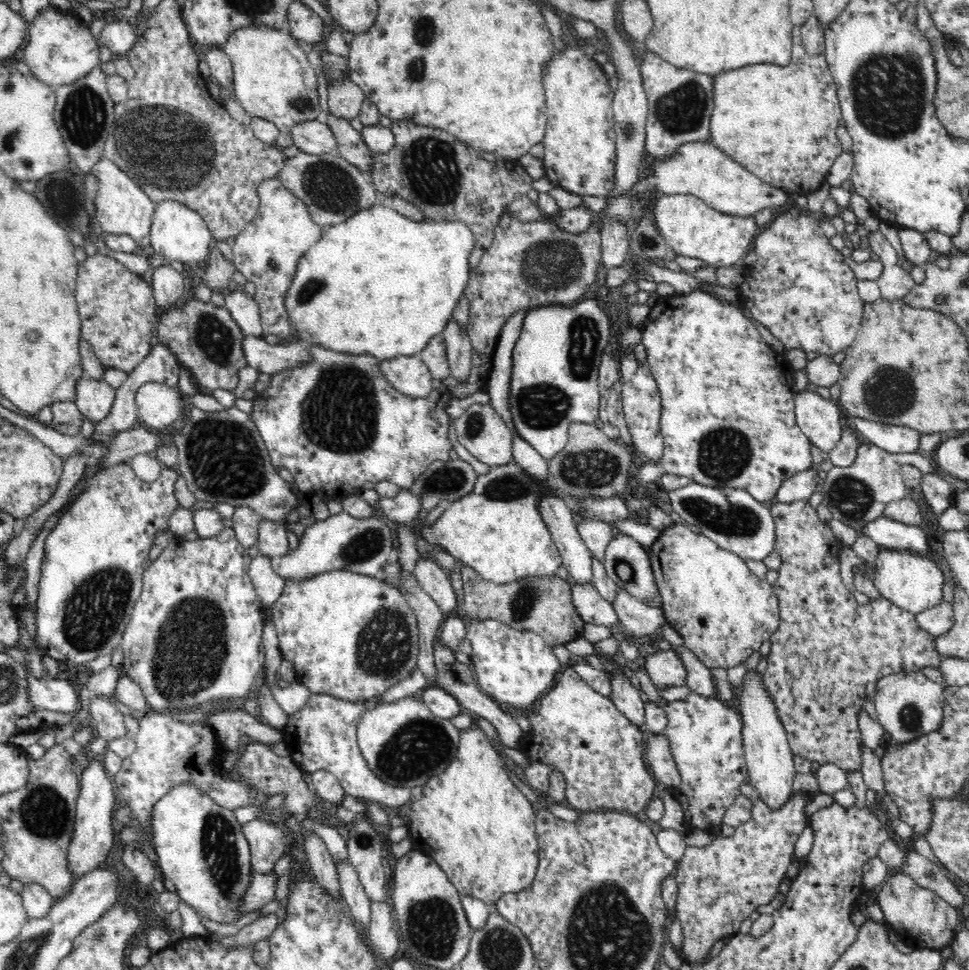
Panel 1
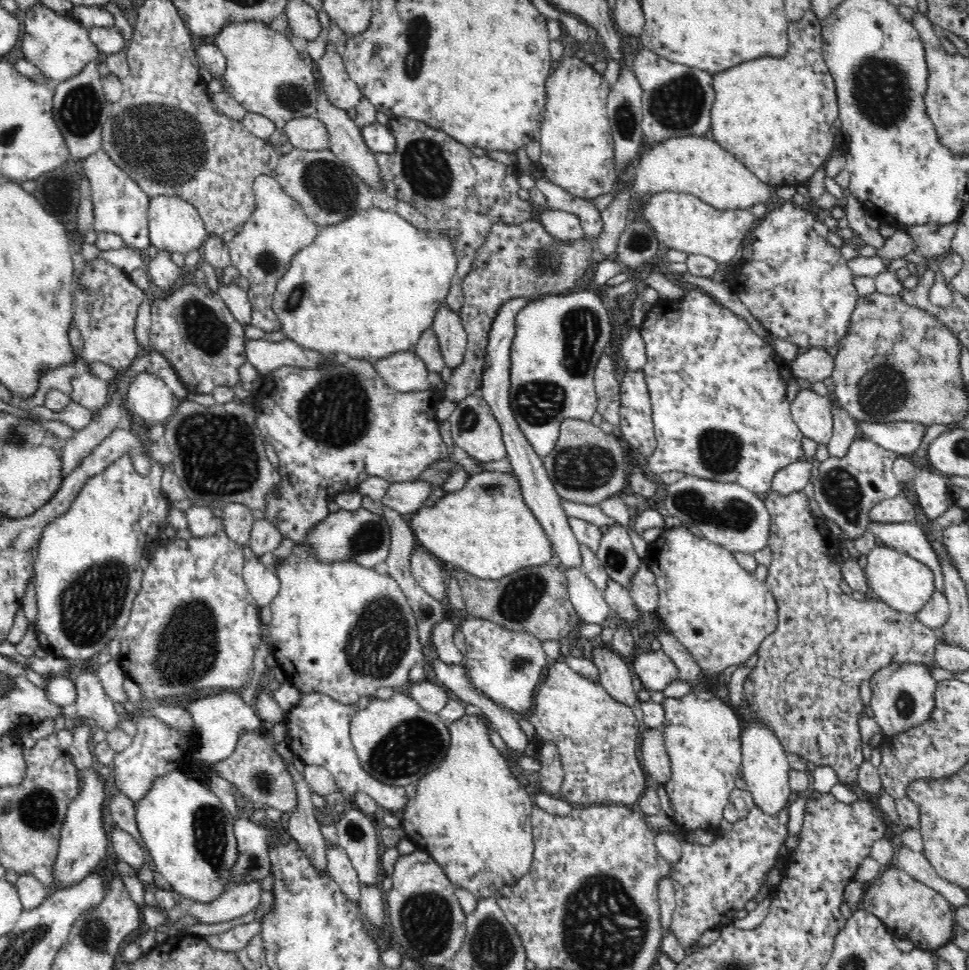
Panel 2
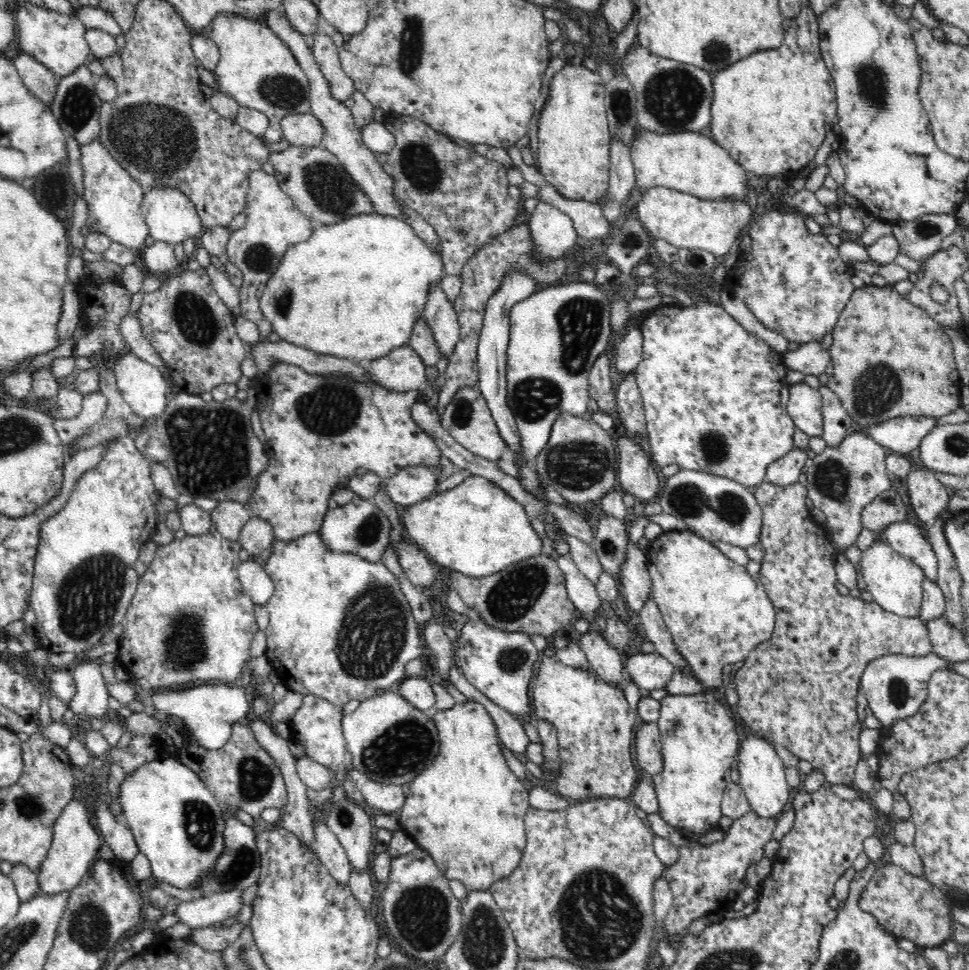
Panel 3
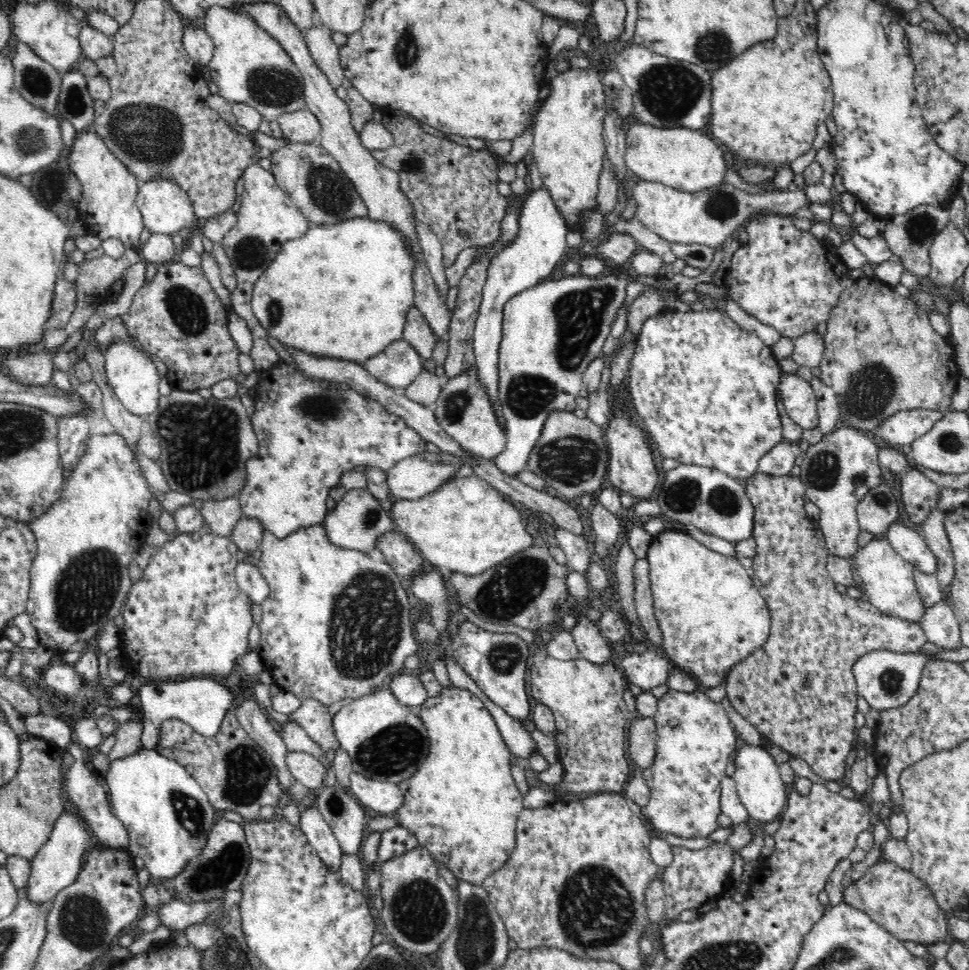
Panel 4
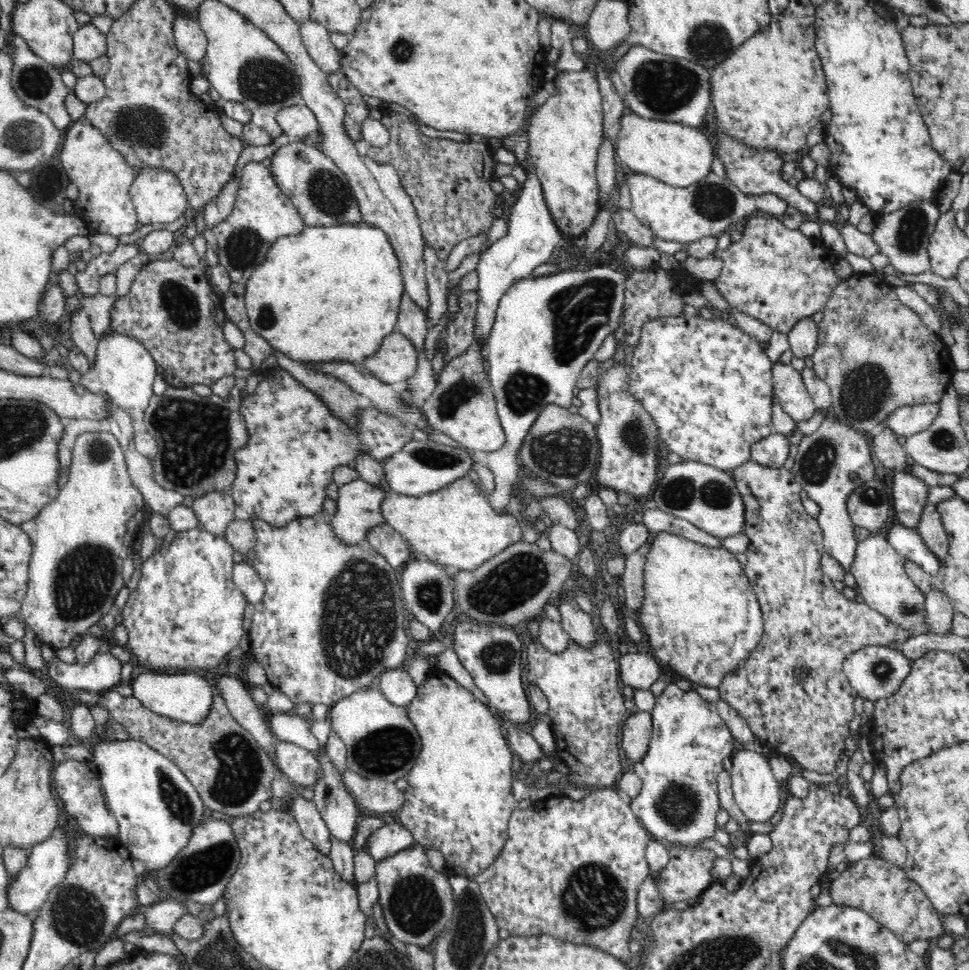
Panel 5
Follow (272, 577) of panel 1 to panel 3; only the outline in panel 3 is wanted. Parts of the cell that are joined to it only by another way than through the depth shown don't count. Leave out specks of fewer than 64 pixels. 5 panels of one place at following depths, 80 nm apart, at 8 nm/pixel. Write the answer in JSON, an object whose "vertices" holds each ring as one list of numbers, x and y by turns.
{"vertices":[[248,560,242,561,236,570,245,594,248,594,255,604,266,605,274,595,274,583,264,567,260,563]]}

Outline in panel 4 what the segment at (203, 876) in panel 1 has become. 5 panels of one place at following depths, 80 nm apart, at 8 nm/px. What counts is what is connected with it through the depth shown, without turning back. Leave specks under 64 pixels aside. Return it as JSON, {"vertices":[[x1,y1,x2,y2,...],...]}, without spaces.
{"vertices":[[141,747,134,755,124,759,108,760,108,765,110,768,103,783,115,817,122,821,128,831,129,853,142,858,150,875,156,879,171,880,178,877,189,864,190,858,202,854,202,848,208,840,206,834,215,822,216,809,210,804,208,795,184,766,154,750]]}

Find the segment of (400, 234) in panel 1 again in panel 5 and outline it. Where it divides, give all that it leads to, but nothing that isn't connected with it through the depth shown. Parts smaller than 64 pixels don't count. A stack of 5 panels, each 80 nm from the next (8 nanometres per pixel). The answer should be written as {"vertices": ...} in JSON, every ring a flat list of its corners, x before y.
{"vertices":[[364,222,330,225,328,227,313,226,305,227,300,234,282,236,270,246,266,261,262,262,254,270,253,276,248,279,245,306,253,330,270,343,272,350,279,350,280,353,286,354,289,359,302,364,320,364,323,362,360,363,368,356,374,356,378,352,380,344,397,330,398,310,401,308,401,299,404,292,405,285,401,272,401,262,398,261,397,254,392,249,392,243,390,243,388,235,382,229]]}

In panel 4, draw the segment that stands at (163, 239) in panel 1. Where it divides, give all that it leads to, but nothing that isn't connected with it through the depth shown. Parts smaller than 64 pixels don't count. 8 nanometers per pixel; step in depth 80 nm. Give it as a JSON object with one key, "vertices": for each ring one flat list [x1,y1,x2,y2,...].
{"vertices":[[156,178,156,180,146,180,138,186,138,194,135,200,142,220,146,228,151,233,162,233,172,236,180,228,199,229,201,222,195,216,192,201,185,190,182,190,173,180,166,178]]}

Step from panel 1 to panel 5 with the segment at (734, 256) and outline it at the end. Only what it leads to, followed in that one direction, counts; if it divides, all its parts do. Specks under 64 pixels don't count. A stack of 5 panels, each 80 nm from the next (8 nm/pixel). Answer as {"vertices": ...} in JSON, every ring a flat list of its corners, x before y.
{"vertices":[[629,172,626,181,632,201,631,210,640,223,648,227,656,237,680,244,690,244,706,236,718,237,733,229,738,220,750,216,752,212,768,212,778,217,788,208,788,201,780,199,776,194,746,195,730,179,720,178,713,172,684,188,670,186,639,172,633,175]]}

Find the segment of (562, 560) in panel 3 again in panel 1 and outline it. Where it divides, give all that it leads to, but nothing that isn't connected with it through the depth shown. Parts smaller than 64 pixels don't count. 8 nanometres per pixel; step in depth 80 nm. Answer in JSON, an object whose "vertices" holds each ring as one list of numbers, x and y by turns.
{"vertices":[[573,580,570,582,574,608,585,623,608,628,618,624,619,618,614,607,602,598,594,585,580,584]]}

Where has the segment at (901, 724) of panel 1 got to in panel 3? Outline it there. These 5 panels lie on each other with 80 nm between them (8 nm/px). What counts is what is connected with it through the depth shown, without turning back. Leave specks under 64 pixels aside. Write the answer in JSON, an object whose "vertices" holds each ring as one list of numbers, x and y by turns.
{"vertices":[[930,652,926,656,888,654,888,656,880,656,880,658,870,660,860,676,860,685,866,695,868,706,880,721,881,727,888,728,900,718,914,716,928,698,930,676,936,670,947,668,951,663,934,652]]}

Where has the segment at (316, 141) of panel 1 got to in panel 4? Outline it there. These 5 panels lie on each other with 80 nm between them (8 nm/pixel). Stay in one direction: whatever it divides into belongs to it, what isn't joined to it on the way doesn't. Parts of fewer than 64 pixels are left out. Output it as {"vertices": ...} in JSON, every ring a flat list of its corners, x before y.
{"vertices":[[308,108,296,112,284,112,278,120,283,137,295,143,314,142,321,126,317,116]]}

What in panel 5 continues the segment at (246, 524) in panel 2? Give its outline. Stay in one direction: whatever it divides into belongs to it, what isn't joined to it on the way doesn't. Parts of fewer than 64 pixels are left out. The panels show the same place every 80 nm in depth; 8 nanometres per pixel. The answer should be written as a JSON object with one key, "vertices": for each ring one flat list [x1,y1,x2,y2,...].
{"vertices":[[214,490,194,498,190,508,207,532,223,537,228,524,234,520,236,504,230,492]]}

